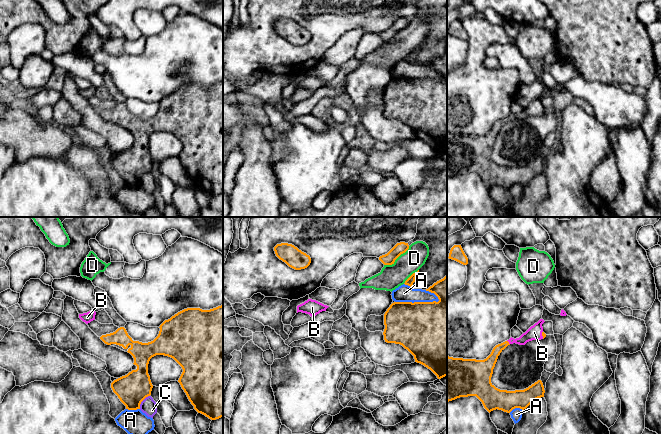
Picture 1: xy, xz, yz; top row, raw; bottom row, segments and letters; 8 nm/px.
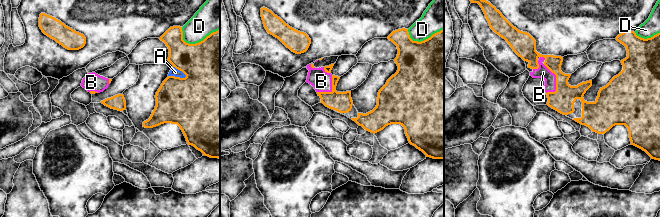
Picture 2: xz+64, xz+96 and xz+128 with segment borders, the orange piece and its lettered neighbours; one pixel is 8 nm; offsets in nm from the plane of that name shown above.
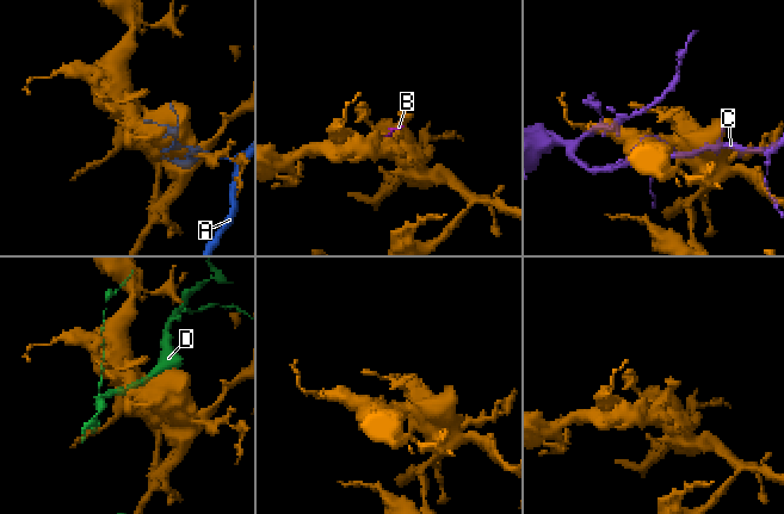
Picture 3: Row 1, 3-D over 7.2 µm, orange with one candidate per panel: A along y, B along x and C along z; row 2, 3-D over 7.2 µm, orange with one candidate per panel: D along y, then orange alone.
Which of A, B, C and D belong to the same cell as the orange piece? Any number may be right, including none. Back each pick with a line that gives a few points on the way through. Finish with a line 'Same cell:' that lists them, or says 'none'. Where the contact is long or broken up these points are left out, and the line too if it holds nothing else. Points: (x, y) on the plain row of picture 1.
B: across yz (487, 141), (494, 130), (508, 118), (522, 116), (534, 108)
Same cell: B

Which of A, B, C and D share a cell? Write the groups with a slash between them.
A / B / C / D

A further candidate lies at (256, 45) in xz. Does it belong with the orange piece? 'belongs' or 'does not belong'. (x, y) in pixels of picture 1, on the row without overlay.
does not belong

